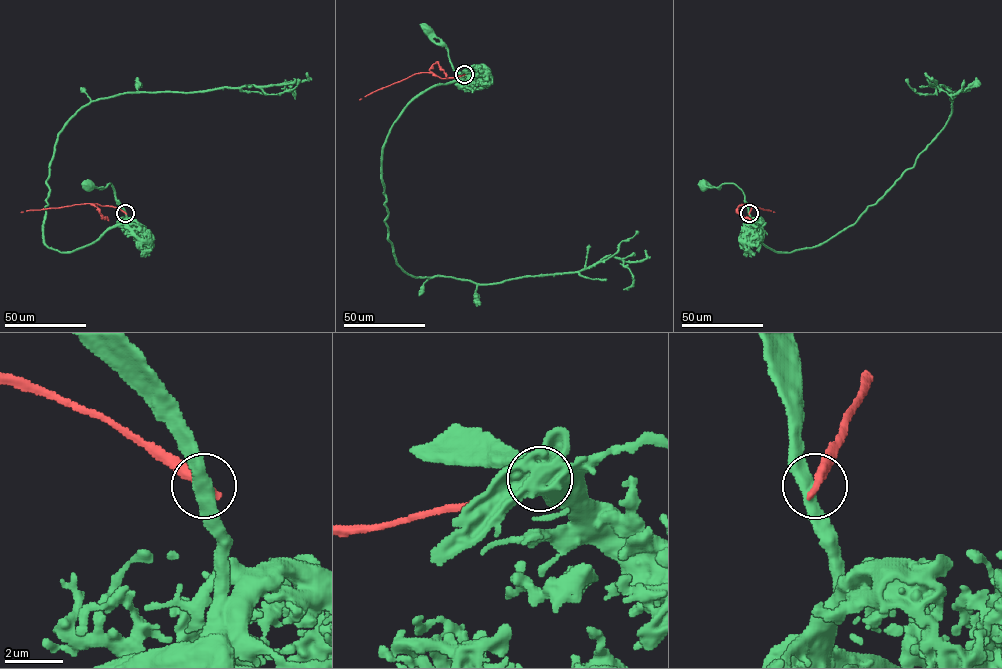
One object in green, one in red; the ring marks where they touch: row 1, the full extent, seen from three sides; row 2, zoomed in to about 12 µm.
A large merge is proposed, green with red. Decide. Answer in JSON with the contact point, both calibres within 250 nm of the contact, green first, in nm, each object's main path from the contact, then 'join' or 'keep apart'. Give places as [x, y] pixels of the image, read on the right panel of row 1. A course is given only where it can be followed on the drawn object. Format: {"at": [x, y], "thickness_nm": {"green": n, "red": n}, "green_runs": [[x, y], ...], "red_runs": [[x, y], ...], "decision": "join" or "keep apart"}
{"at": [749, 213], "thickness_nm": {"green": 460, "red": 360}, "green_runs": [[749, 213], [744, 194], [735, 184], [704, 186]], "red_runs": [[749, 213], [753, 206], [747, 203], [774, 212]], "decision": "keep apart"}

